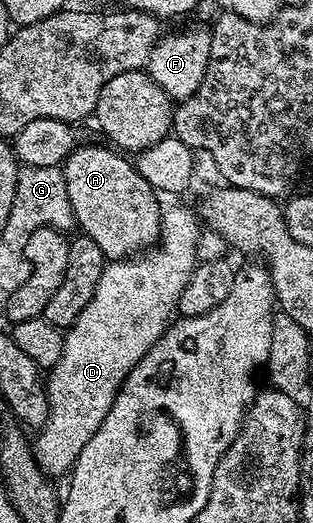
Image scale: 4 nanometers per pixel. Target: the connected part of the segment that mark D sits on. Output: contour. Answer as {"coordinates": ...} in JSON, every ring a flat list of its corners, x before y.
{"coordinates":[[175,205,172,209,164,208,157,238,159,249,151,247,138,255,112,260,104,268,93,297,89,299,89,303,85,303,81,315,77,315,71,328,66,330,61,359,57,359,57,363,45,377,49,407,47,417,38,426,36,433,39,434,33,437,33,450,36,462,48,478,56,479,62,473,63,476,70,474,75,460,81,455,81,447,85,447,85,443,93,439,97,427,101,427,105,415,109,415,109,407,113,407,119,388,125,383,135,364,155,346,157,339,167,330,176,312,181,291,196,267,195,252,200,232,201,221,196,210,194,213,183,205]]}

